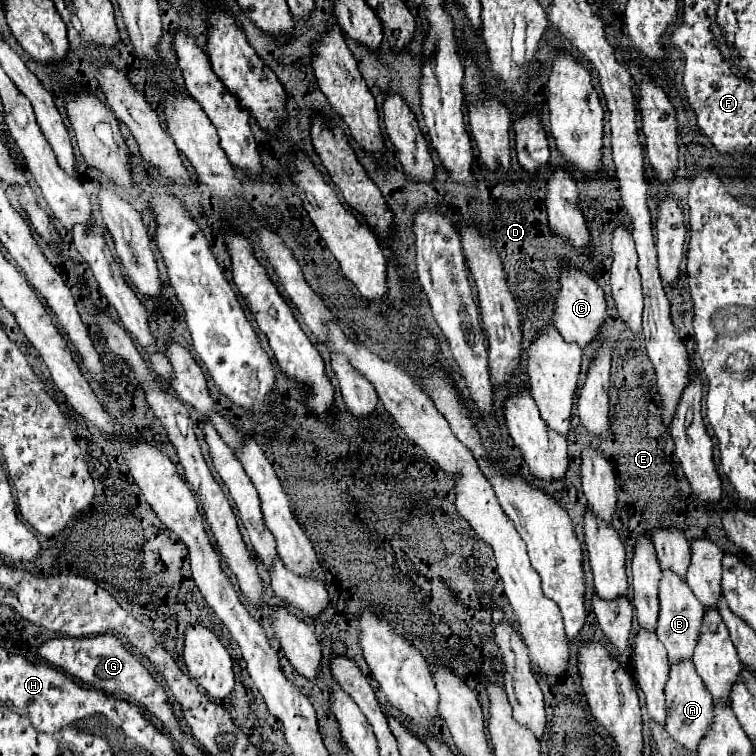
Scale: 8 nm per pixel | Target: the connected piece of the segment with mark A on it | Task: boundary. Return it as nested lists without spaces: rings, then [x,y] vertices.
[[[687,660],[687,664],[673,664],[667,680],[667,732],[669,736],[687,748],[689,752],[697,752],[699,742],[713,724],[713,698],[707,692],[703,680],[699,680],[699,674],[695,672],[693,662]]]

